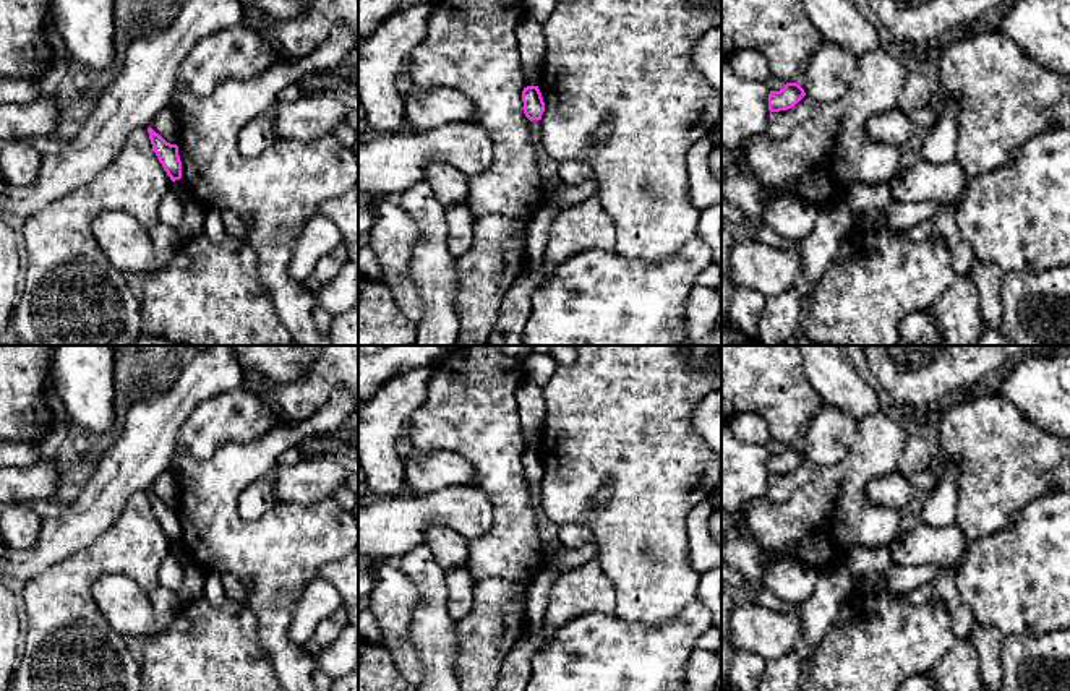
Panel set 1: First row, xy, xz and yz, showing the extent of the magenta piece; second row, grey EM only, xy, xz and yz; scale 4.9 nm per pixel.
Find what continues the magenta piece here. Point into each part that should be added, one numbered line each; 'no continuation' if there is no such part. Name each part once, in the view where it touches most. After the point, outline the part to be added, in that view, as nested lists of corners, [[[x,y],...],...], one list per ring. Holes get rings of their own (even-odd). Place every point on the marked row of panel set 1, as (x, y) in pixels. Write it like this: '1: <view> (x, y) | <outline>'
no continuation

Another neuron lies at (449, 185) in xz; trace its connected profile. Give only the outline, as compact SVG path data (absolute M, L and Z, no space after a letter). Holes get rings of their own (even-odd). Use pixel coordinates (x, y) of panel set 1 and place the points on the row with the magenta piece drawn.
M431 162L425 170L425 182L430 183L436 200L446 206L465 204L470 177L446 162Z

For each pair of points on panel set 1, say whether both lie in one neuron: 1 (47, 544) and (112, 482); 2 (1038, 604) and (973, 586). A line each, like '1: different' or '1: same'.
1: same
2: same

